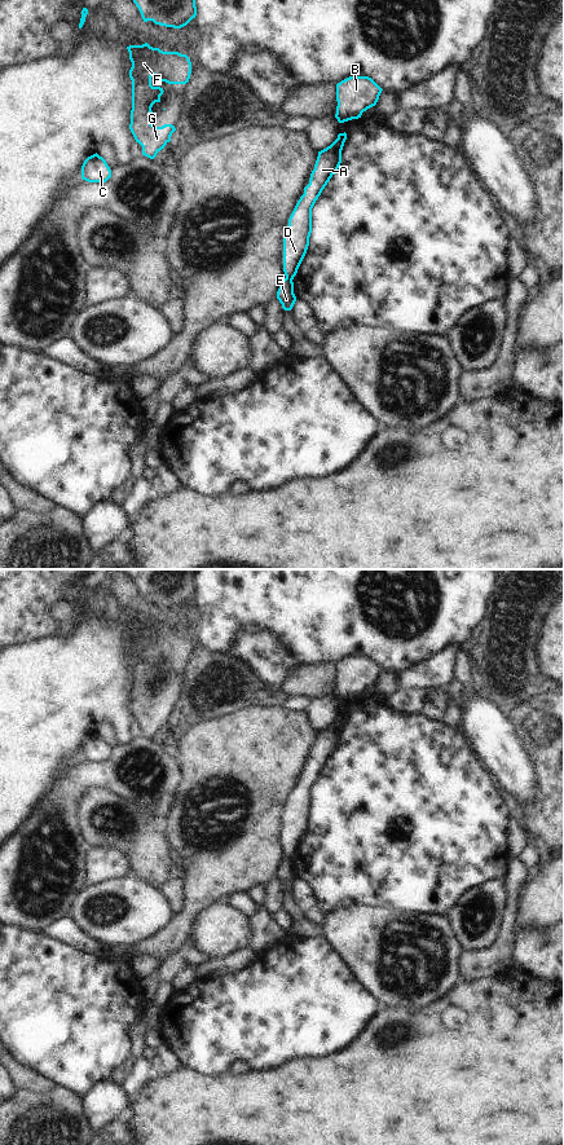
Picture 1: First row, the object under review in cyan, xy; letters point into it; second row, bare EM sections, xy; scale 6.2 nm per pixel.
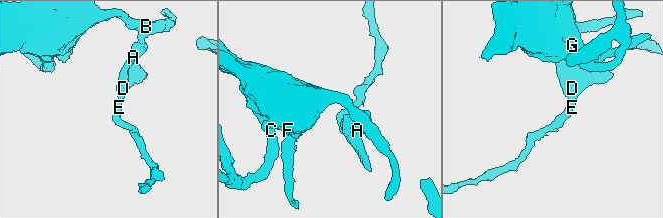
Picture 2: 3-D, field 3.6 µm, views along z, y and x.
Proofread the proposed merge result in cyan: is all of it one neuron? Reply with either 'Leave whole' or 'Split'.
Split

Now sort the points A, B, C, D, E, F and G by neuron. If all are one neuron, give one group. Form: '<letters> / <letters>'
A B C D F G / E

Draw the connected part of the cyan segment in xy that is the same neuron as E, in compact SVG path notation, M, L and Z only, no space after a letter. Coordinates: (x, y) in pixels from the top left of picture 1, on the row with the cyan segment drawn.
M285 278L277 291L277 299L282 304L282 308L285 311L291 311L295 301L296 296L294 294L294 282L290 281L288 278Z

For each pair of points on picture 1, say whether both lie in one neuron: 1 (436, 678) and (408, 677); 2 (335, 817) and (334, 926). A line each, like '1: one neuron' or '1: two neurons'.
1: one neuron
2: two neurons

